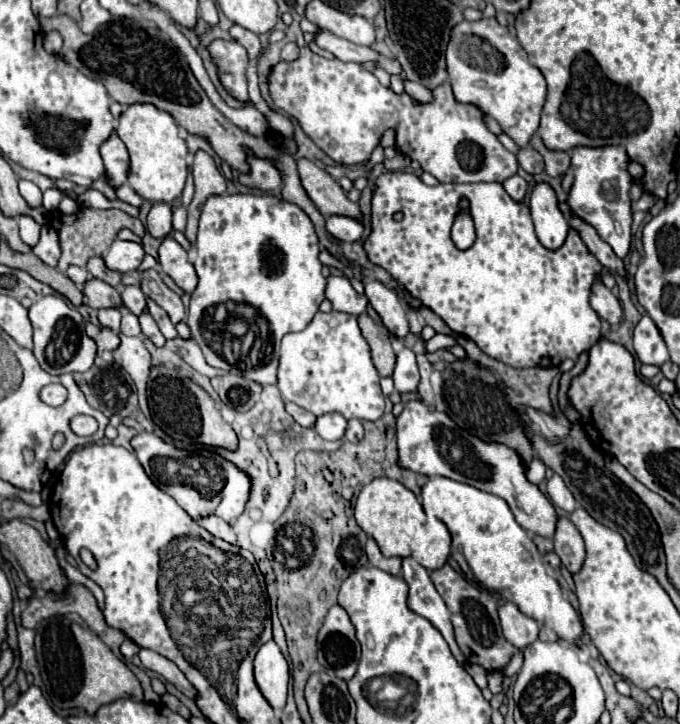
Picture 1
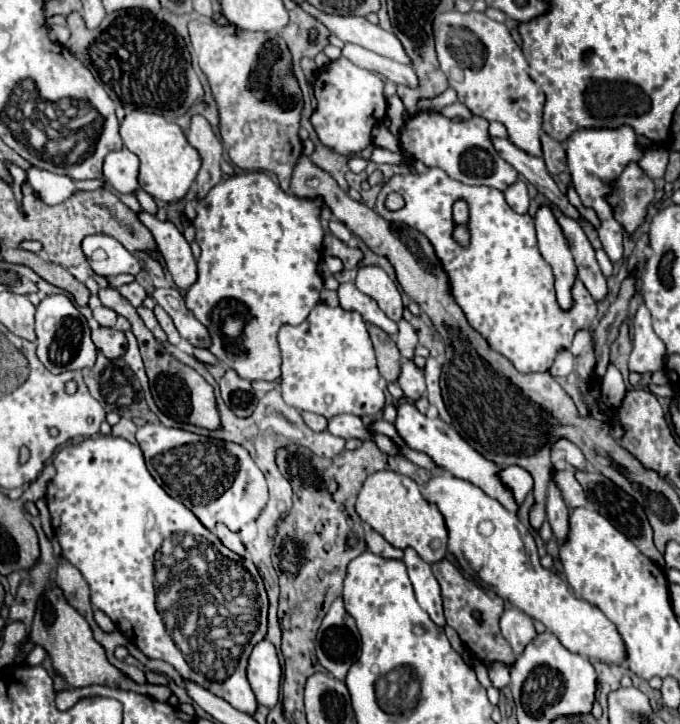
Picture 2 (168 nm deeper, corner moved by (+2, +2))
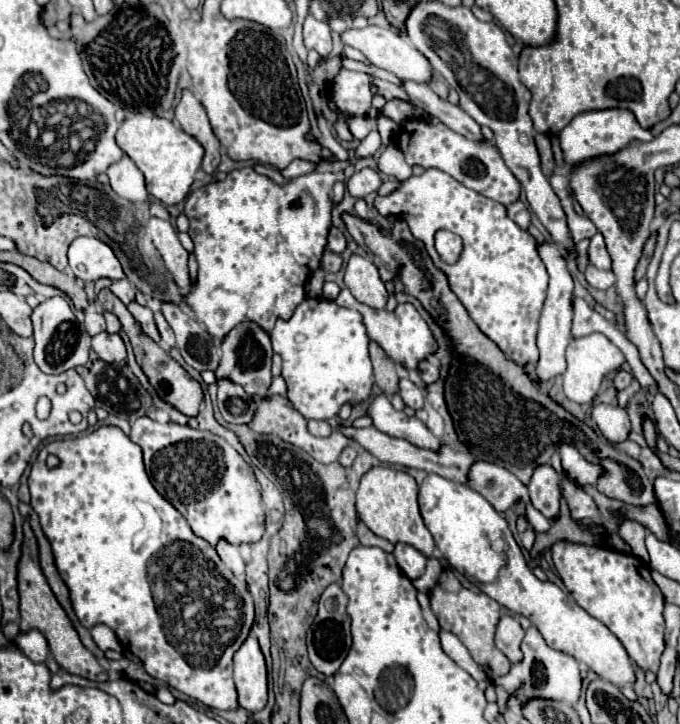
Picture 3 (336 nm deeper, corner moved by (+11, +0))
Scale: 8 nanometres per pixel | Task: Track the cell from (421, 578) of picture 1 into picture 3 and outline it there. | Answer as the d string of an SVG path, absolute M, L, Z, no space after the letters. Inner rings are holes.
M396 544L392 554L394 554L400 570L408 576L408 580L416 580L424 574L426 556L422 556L416 548L412 548L408 544Z

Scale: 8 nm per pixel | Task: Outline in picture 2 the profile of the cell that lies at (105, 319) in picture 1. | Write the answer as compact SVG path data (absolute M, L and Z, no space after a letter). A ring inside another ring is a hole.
M101 306L101 308L97 308L97 310L93 310L93 318L101 324L101 326L115 326L115 320L117 320L117 314L113 312L113 310L109 310L109 308L105 308L105 306Z

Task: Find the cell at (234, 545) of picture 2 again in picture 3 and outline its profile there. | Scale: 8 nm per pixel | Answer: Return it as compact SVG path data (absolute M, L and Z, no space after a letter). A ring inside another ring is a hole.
M220 540L218 544L216 544L216 552L218 552L218 556L222 558L222 562L240 578L240 576L244 576L244 560L242 560L242 556L240 556L240 552L238 552L238 546L232 546L232 544L228 544L226 540Z

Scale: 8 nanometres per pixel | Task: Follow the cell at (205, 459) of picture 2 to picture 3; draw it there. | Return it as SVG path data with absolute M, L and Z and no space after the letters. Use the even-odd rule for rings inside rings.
M144 416L132 424L130 440L142 448L154 488L188 520L196 536L212 546L218 538L230 544L260 540L264 534L260 484L252 466L224 438L174 422L160 424Z

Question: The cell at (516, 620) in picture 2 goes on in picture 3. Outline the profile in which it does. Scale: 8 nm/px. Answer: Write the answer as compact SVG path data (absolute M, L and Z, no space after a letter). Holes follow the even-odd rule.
M502 616L496 628L496 646L500 648L500 652L504 652L504 656L514 664L522 658L520 652L520 642L524 638L524 630L518 622L518 618L514 616Z

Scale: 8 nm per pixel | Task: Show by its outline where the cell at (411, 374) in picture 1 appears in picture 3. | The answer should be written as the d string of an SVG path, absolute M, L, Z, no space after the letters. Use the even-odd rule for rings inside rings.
M408 378L400 380L400 396L402 396L404 404L410 406L412 410L420 410L424 406L424 392Z

